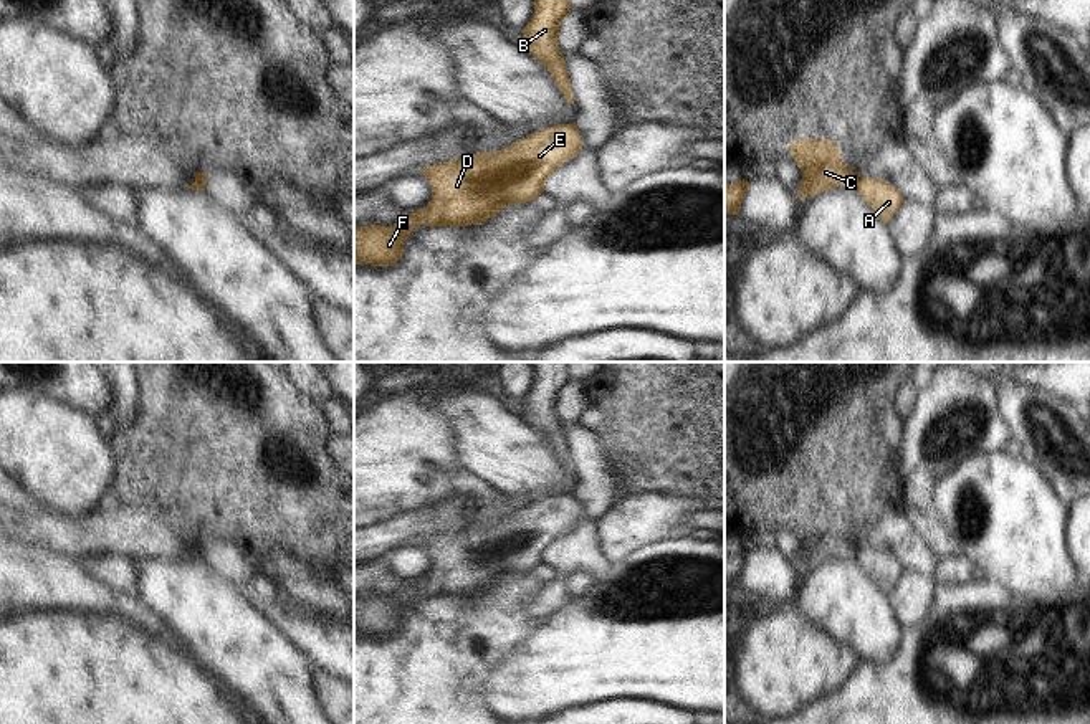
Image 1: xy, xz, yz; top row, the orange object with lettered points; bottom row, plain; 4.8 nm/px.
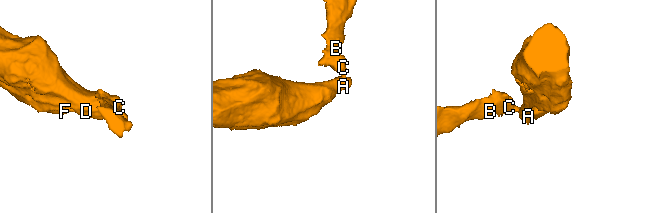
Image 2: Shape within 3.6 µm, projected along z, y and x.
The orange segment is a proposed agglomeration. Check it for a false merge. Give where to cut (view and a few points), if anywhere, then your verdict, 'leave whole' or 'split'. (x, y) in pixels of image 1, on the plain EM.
cut yz (860, 551), (855, 556); split

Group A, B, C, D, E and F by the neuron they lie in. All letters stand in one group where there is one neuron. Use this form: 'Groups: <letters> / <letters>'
Groups: A D E F / B C.

